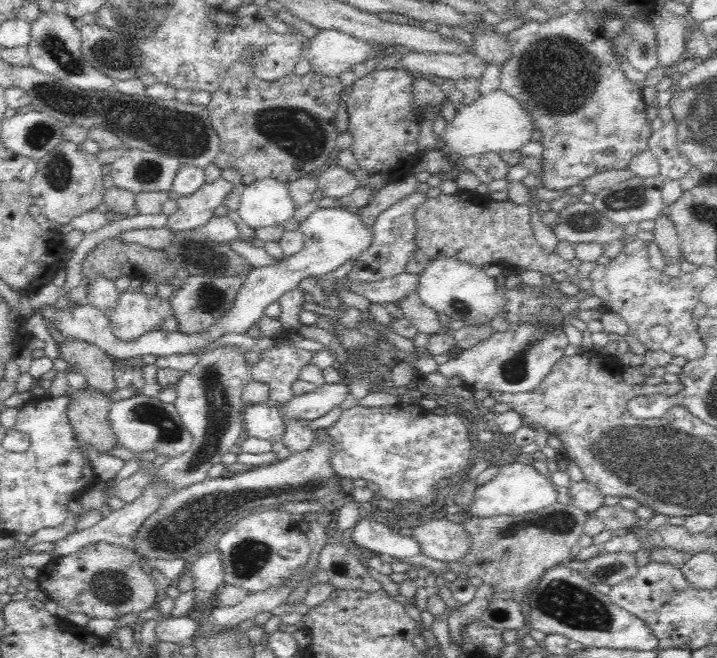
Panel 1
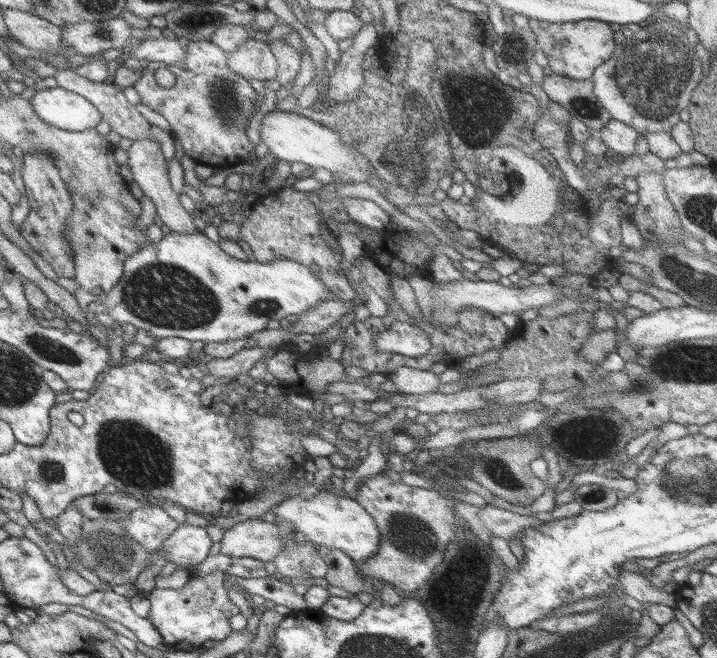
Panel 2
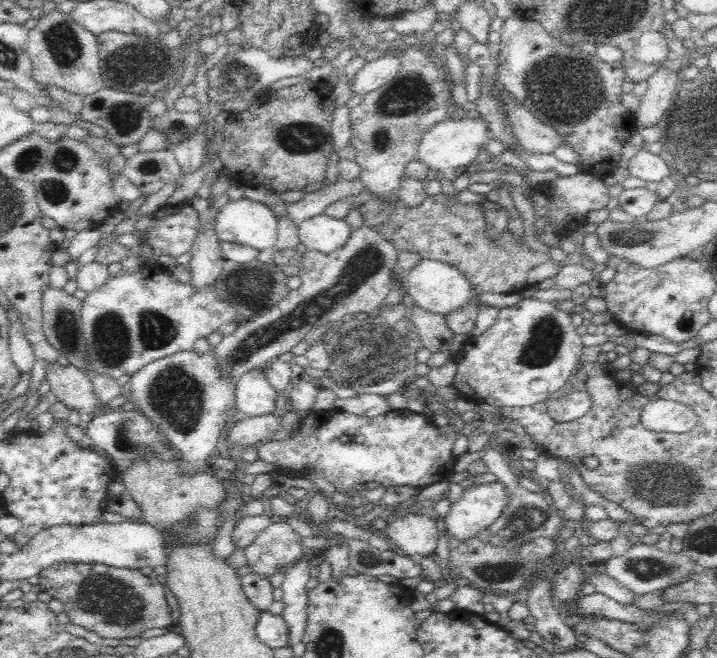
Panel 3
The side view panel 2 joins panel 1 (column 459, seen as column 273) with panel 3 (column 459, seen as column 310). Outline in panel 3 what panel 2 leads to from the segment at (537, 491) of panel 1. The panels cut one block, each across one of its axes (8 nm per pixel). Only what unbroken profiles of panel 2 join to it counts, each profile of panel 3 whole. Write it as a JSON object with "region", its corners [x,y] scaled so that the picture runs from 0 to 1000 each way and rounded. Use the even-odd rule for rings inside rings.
{"region":[[[695,731],[658,734],[653,737],[651,743],[646,745],[642,757],[629,766],[622,784],[611,789],[611,792],[615,804],[628,815],[628,824],[632,828],[639,827],[658,818],[658,815],[665,815],[671,805],[681,802],[700,781],[707,763],[709,752],[700,734]]]}

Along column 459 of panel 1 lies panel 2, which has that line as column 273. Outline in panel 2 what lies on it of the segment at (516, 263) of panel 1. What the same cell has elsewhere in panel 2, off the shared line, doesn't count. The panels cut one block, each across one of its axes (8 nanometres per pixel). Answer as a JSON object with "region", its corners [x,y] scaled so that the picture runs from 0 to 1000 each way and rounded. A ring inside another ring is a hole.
{"region":[[[399,281],[360,298],[346,331],[336,342],[335,356],[338,365],[349,374],[358,398],[410,395],[430,404],[444,424],[449,424],[457,439],[457,453],[474,457],[494,454],[495,444],[474,407],[478,394],[466,386],[466,380],[449,363],[445,318],[431,304],[427,292],[416,292],[407,283]]]}

